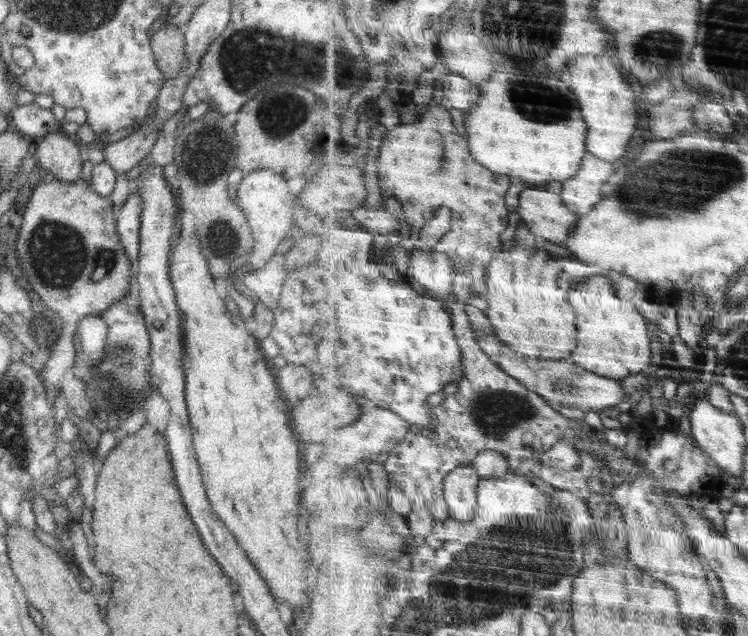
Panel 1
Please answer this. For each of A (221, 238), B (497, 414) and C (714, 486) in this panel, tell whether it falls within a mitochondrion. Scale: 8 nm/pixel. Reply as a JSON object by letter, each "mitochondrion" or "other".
{"A":"mitochondrion","B":"mitochondrion","C":"other"}

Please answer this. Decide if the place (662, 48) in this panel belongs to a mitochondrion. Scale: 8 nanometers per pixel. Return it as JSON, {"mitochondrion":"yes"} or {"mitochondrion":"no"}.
{"mitochondrion":"yes"}

